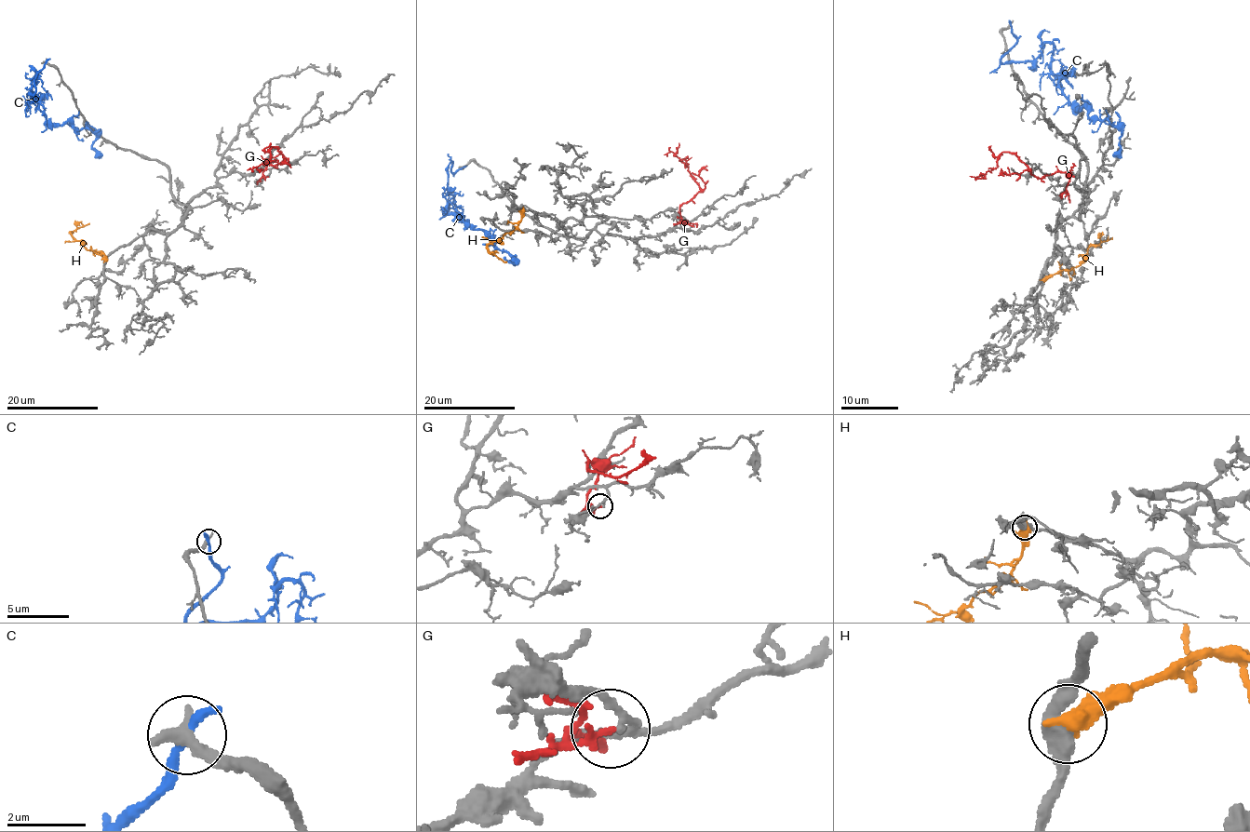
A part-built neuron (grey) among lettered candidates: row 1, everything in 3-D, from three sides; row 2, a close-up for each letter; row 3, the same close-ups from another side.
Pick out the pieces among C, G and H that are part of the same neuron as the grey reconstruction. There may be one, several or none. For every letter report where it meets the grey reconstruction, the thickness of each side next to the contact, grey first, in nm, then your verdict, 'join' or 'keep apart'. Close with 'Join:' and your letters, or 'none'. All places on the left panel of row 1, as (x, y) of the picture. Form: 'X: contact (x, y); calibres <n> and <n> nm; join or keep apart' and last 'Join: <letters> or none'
C: contact (46, 61); calibres 400 and 320 nm; keep apart
G: contact (267, 176); calibres 150 and 170 nm; keep apart
H: contact (105, 261); calibres 440 and 600 nm; keep apart
Join: none

